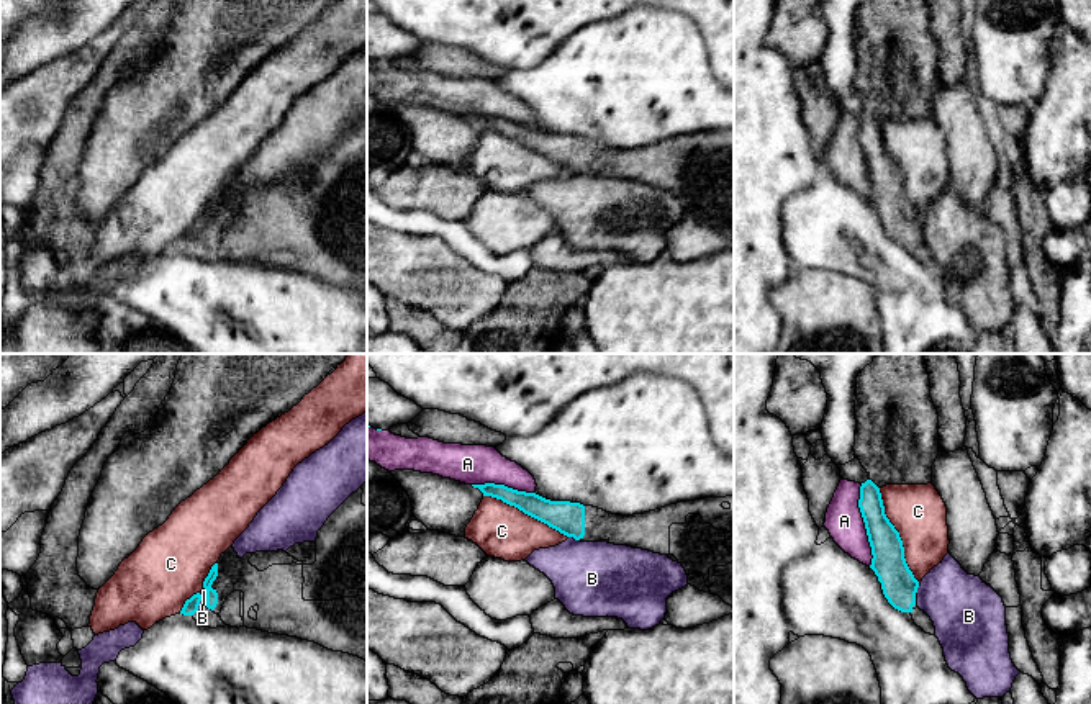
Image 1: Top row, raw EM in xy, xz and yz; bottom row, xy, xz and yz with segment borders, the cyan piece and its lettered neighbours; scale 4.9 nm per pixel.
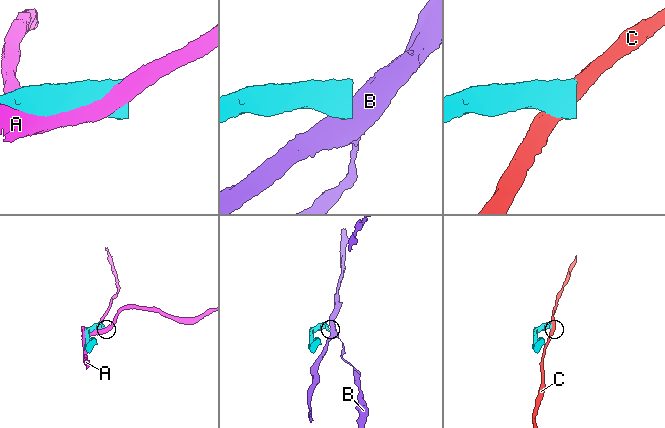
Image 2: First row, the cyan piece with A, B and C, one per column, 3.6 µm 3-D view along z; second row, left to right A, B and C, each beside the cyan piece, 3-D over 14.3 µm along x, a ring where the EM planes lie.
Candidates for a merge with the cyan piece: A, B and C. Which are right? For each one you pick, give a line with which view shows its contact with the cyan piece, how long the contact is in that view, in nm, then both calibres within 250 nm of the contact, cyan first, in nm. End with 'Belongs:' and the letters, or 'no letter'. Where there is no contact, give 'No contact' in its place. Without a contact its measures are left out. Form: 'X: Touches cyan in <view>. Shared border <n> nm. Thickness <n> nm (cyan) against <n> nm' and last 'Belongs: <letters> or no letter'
Belongs: no letter

